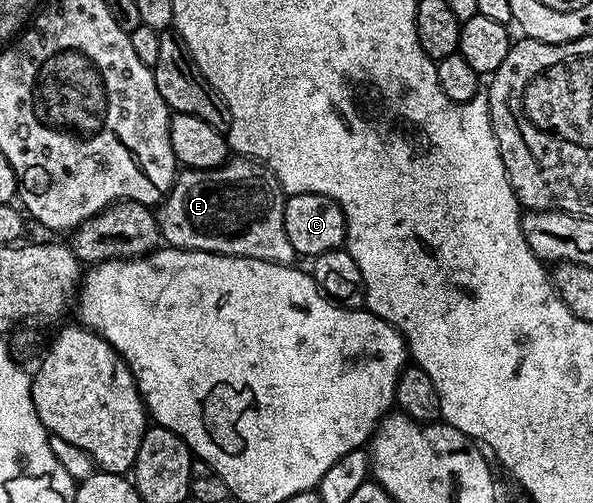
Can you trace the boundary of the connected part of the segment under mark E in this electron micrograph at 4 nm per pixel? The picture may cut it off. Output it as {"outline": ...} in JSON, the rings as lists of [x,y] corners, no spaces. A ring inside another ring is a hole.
{"outline":[[[232,157],[214,169],[181,170],[170,193],[155,208],[156,224],[160,226],[163,242],[169,247],[184,247],[187,251],[209,251],[215,255],[237,255],[271,263],[297,262],[298,256],[290,237],[286,237],[284,200],[286,192],[263,163],[247,157]]]}

